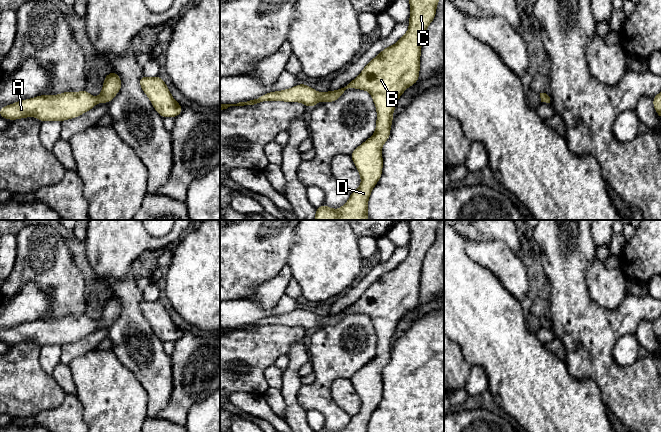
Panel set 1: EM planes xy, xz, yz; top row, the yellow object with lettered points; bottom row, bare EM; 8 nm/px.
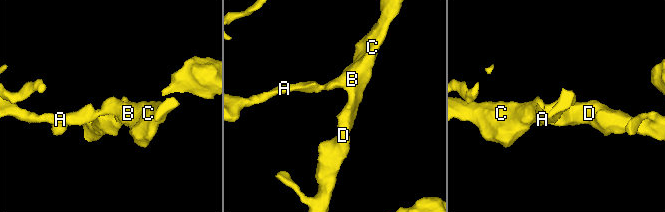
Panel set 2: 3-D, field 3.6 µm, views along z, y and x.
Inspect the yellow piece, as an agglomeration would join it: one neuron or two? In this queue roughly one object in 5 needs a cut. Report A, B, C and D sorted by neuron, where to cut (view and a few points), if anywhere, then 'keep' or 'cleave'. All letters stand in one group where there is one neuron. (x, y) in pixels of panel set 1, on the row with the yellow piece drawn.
A B C D; no cut; keep

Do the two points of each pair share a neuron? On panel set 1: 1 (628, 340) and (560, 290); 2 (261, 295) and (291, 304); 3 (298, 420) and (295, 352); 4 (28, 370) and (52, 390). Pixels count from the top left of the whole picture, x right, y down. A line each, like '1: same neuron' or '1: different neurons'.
1: different neurons
2: different neurons
3: same neuron
4: same neuron

